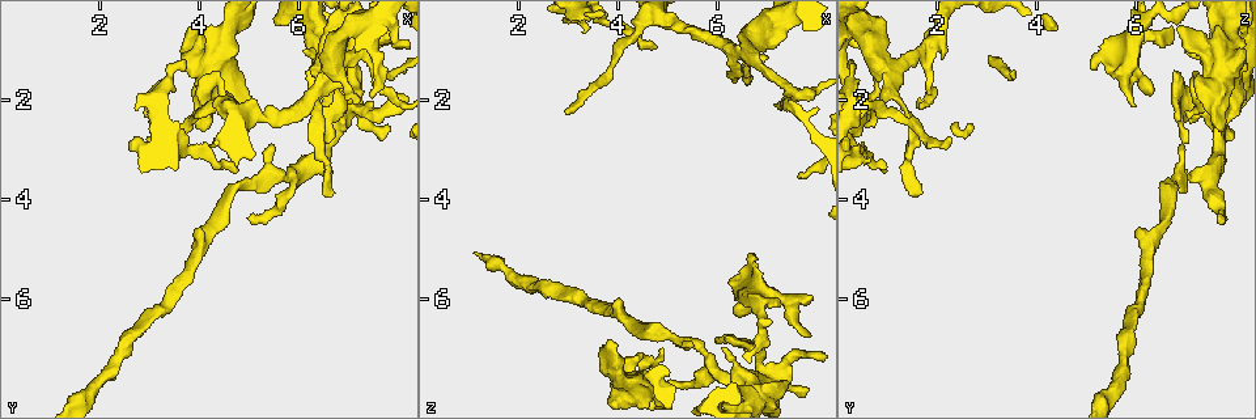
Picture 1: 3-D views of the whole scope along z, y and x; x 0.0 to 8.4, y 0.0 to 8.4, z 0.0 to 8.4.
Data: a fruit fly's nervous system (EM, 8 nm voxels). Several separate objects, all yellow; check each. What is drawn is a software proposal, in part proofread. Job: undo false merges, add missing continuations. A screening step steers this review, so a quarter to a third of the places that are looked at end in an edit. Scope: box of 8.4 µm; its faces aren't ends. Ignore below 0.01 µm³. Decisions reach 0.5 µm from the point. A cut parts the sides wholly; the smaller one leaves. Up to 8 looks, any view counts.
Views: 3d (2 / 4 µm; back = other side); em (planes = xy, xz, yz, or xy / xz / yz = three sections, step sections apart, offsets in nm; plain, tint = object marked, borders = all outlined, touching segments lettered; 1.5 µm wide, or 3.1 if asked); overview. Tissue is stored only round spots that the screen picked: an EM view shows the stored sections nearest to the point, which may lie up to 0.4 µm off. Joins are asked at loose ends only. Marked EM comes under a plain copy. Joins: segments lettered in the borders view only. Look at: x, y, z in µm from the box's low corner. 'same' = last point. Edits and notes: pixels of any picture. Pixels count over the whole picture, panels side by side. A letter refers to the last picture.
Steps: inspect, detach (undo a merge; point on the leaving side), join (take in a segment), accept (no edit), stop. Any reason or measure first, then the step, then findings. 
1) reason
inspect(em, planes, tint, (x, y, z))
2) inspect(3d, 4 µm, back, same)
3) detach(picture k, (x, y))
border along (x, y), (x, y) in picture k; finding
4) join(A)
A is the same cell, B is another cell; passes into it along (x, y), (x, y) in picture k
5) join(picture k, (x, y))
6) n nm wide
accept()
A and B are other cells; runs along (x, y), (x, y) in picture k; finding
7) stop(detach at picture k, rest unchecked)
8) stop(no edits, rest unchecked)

an open end
inspect(3d, 4 µm, (7.90, 0.90, 6.70))

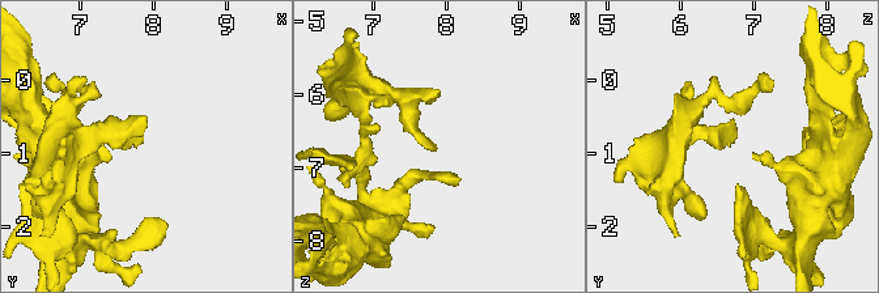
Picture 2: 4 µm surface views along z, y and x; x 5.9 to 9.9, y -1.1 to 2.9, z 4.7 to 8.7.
inspect(em, xy, step 4, tint, (7.85, 0.85, 6.75))

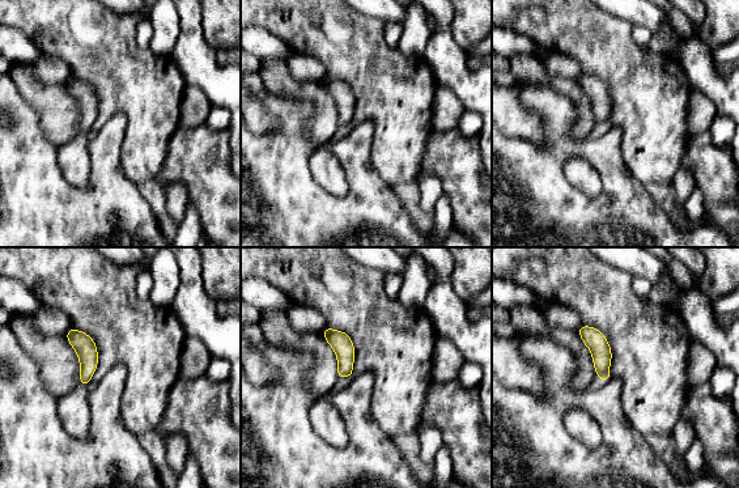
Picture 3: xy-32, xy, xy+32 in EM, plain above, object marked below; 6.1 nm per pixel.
inspect(em, planes, borders, same)

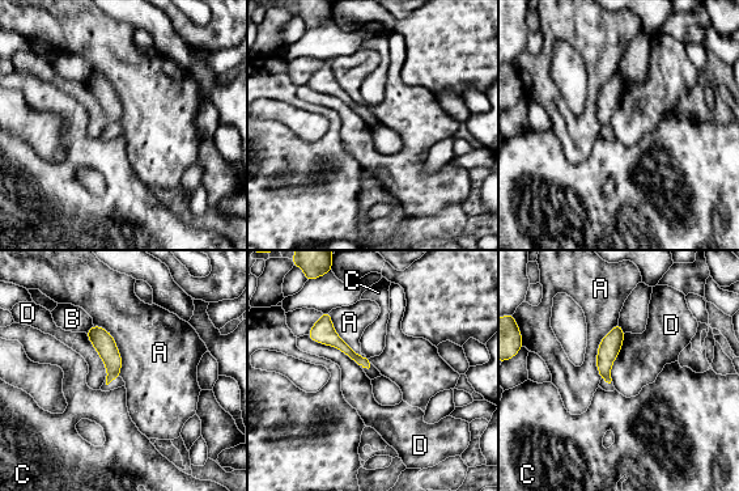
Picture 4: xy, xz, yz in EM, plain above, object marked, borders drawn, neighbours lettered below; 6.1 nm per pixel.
accept()
A, B, C and D are other cells; runs along (326, 314), (326, 330), (365, 364) in picture 4; none of them fits

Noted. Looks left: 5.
an open end
inspect(3d, 2 µm, (4.15, 2.65, 7.75))

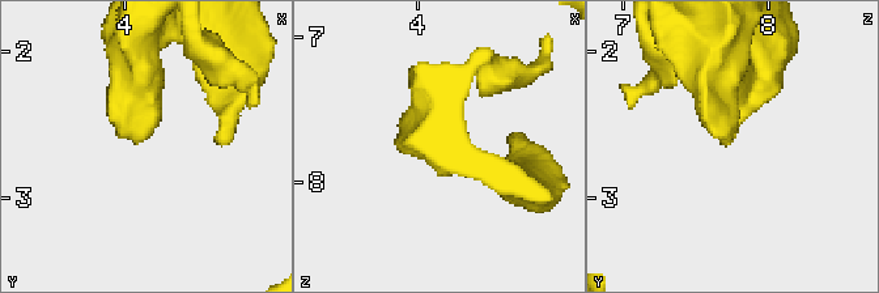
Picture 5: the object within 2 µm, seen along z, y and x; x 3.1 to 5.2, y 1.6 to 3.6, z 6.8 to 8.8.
inspect(em, xz, step 8, borders, (4.12, 2.62, 7.74))

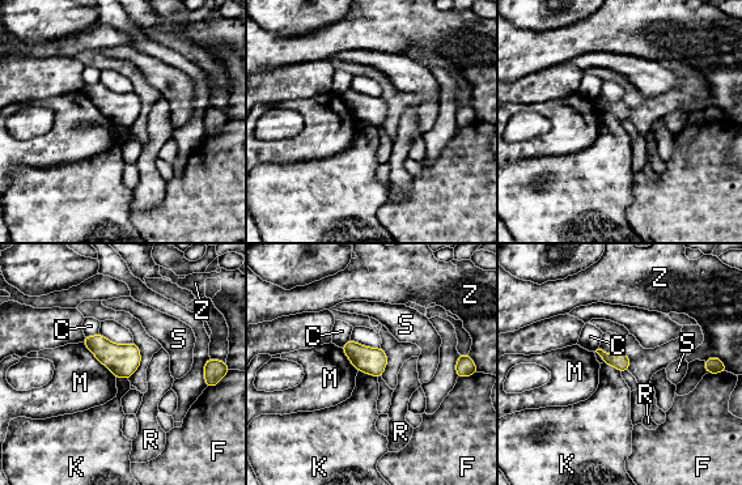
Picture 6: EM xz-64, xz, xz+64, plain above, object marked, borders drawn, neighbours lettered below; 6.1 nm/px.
accept()
C, F, K, M, R, S and Z are other cells; border along (359, 370), (377, 378) in picture 6; no lettered segment goes on from it

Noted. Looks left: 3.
inspect(em, planes, borders, (4.30, 2.10, 0.75))

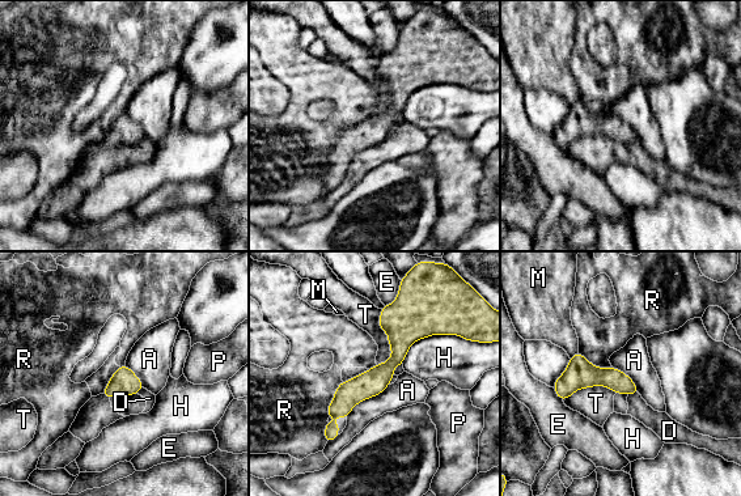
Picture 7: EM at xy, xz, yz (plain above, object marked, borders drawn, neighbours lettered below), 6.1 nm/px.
140 nm wide
accept()
A, D, E, H, M, P, R and T are other cells; runs along (403, 305), (398, 356), (327, 437) in picture 7; continuous, no second neuron

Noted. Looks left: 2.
stop(no edits, rest unchecked)

